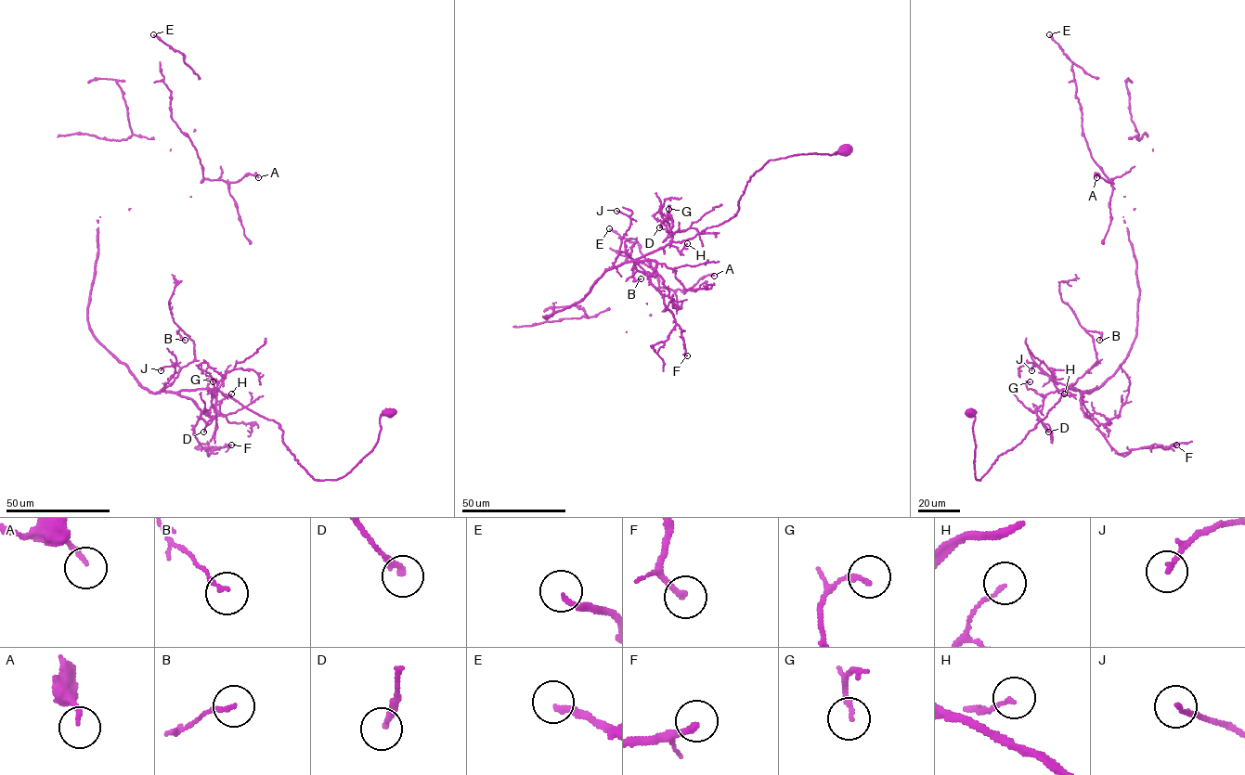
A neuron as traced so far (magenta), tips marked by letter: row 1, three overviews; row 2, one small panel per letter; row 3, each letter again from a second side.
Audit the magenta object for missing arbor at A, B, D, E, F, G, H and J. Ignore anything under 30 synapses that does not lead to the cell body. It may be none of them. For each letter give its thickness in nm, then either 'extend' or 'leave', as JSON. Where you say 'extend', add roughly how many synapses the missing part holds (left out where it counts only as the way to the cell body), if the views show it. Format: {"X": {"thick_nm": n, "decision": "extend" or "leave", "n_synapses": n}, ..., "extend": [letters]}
{"A": {"thick_nm": 140, "decision": "leave"}, "B": {"thick_nm": 140, "decision": "leave"}, "D": {"thick_nm": 240, "decision": "leave"}, "E": {"thick_nm": 200, "decision": "extend", "n_synapses": 40}, "F": {"thick_nm": 220, "decision": "leave"}, "G": {"thick_nm": 160, "decision": "leave"}, "H": {"thick_nm": 120, "decision": "leave"}, "J": {"thick_nm": 170, "decision": "leave"}, "extend": ["E"]}

